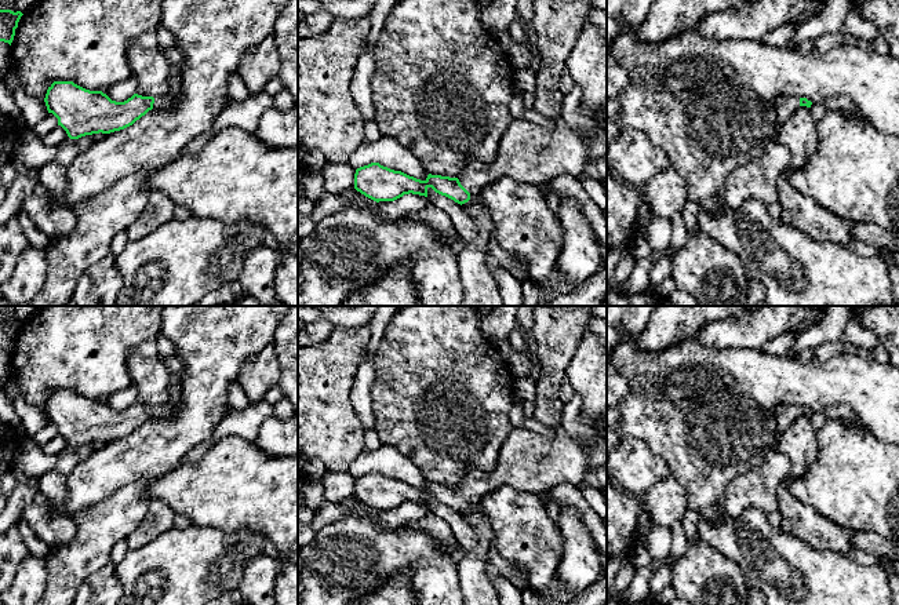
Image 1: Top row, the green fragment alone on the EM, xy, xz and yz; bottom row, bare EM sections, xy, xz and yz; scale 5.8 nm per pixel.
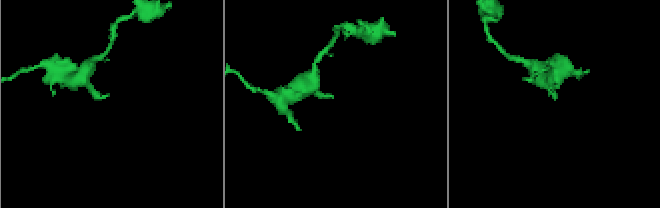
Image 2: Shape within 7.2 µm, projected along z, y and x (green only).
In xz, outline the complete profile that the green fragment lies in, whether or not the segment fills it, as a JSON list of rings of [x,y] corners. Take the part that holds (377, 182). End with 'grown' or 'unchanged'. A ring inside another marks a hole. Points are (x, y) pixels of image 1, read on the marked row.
[[[520,117],[507,127],[491,164],[473,161],[458,178],[429,174],[421,181],[371,163],[356,170],[354,189],[379,203],[394,201],[410,193],[427,197],[427,189],[432,187],[462,205],[483,186],[503,176],[536,186],[561,175],[579,176],[589,161],[587,139],[563,119],[556,121],[553,131],[546,131]]]; grown

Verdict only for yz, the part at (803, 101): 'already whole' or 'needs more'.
needs more

